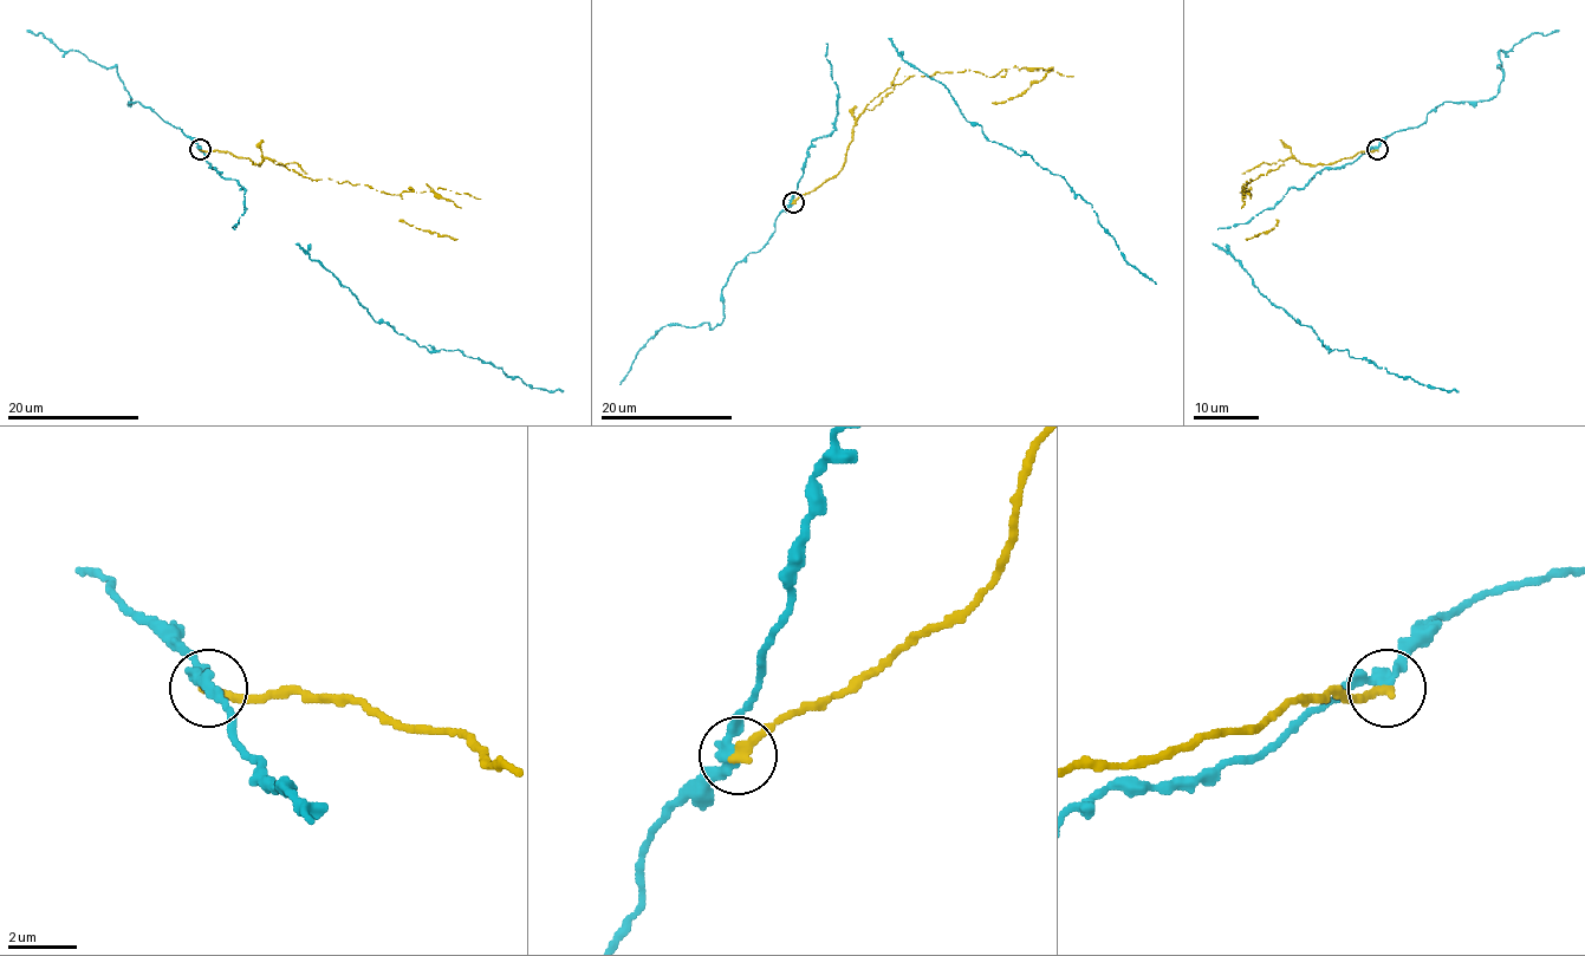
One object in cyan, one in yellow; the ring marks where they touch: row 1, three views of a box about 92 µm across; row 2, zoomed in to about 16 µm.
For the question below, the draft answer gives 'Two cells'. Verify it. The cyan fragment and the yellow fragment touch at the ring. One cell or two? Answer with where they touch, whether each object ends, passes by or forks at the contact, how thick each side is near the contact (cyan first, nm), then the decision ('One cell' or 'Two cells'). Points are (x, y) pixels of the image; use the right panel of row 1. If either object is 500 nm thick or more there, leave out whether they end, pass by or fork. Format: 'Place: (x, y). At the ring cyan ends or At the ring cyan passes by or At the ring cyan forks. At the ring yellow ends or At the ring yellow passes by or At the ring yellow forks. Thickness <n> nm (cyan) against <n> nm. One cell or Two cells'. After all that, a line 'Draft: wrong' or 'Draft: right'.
Place: (1377, 149). At the ring cyan passes by. At the ring yellow ends. Thickness 320 nm (cyan) against 320 nm. Two cells
Draft: right

